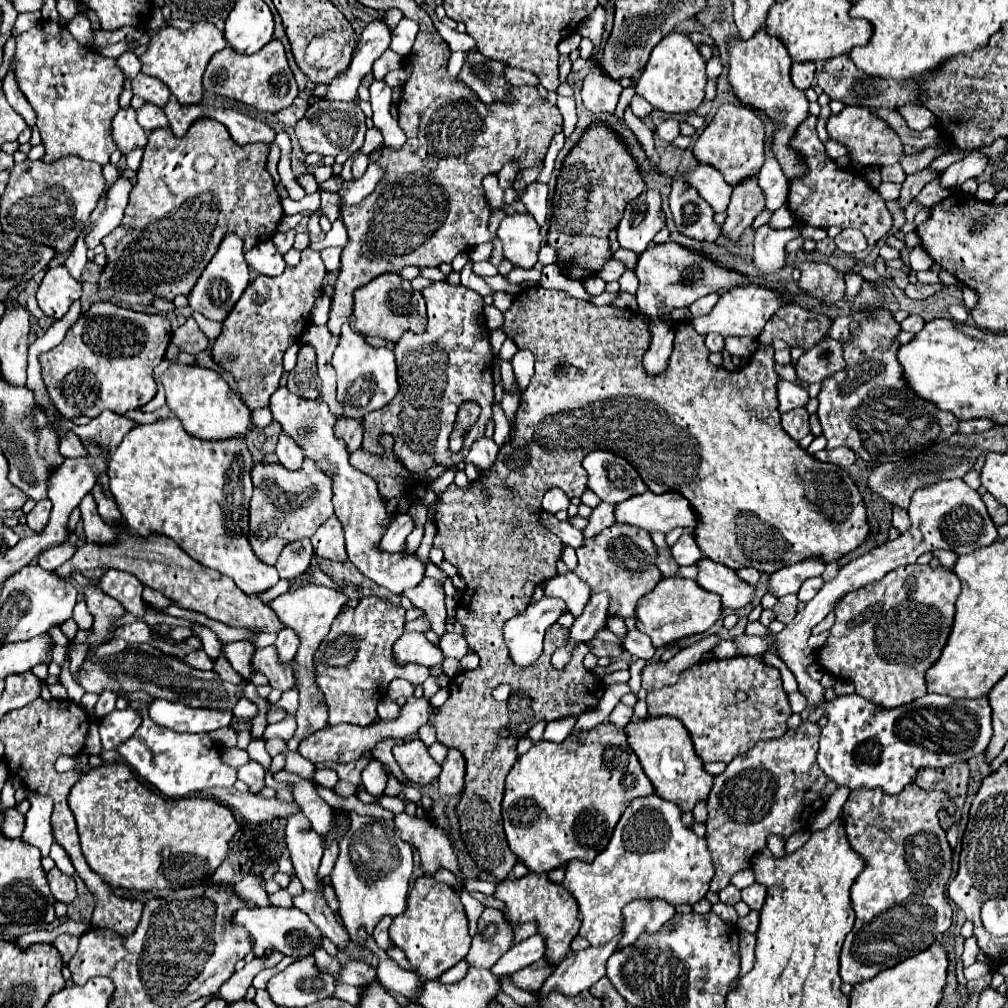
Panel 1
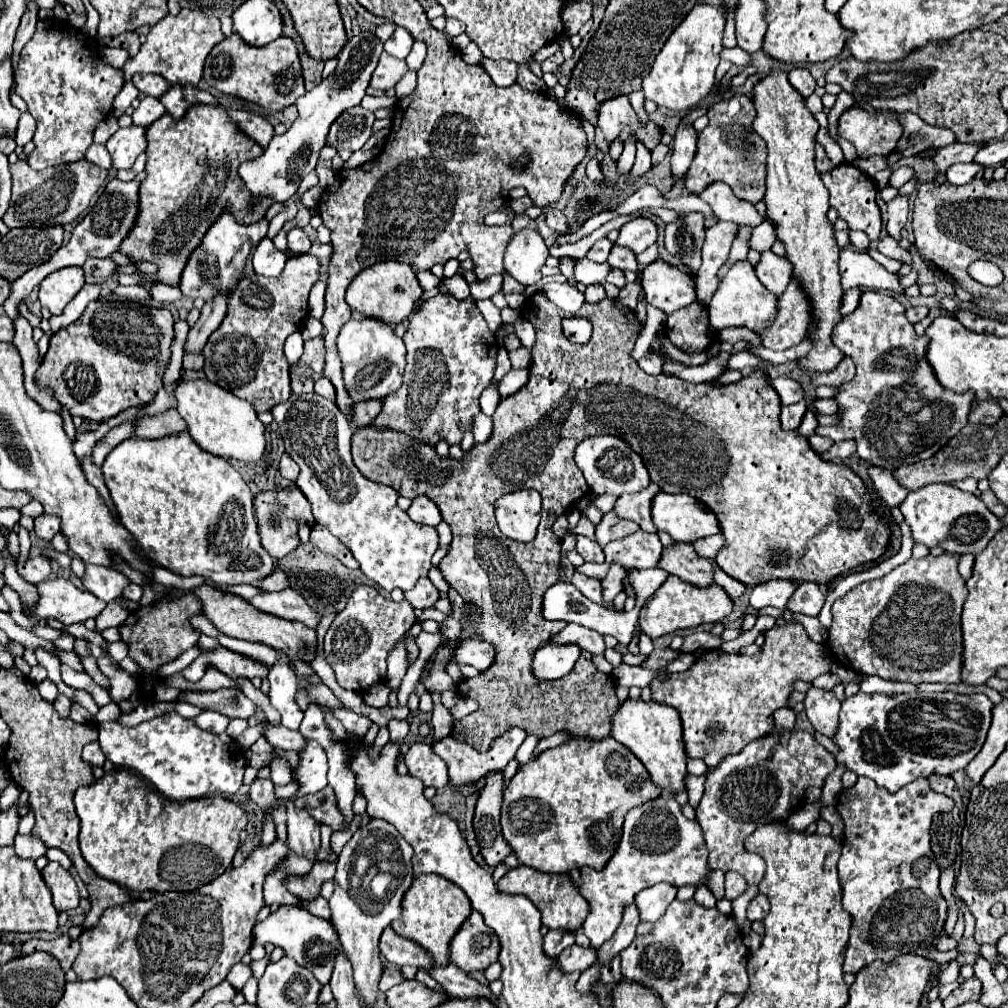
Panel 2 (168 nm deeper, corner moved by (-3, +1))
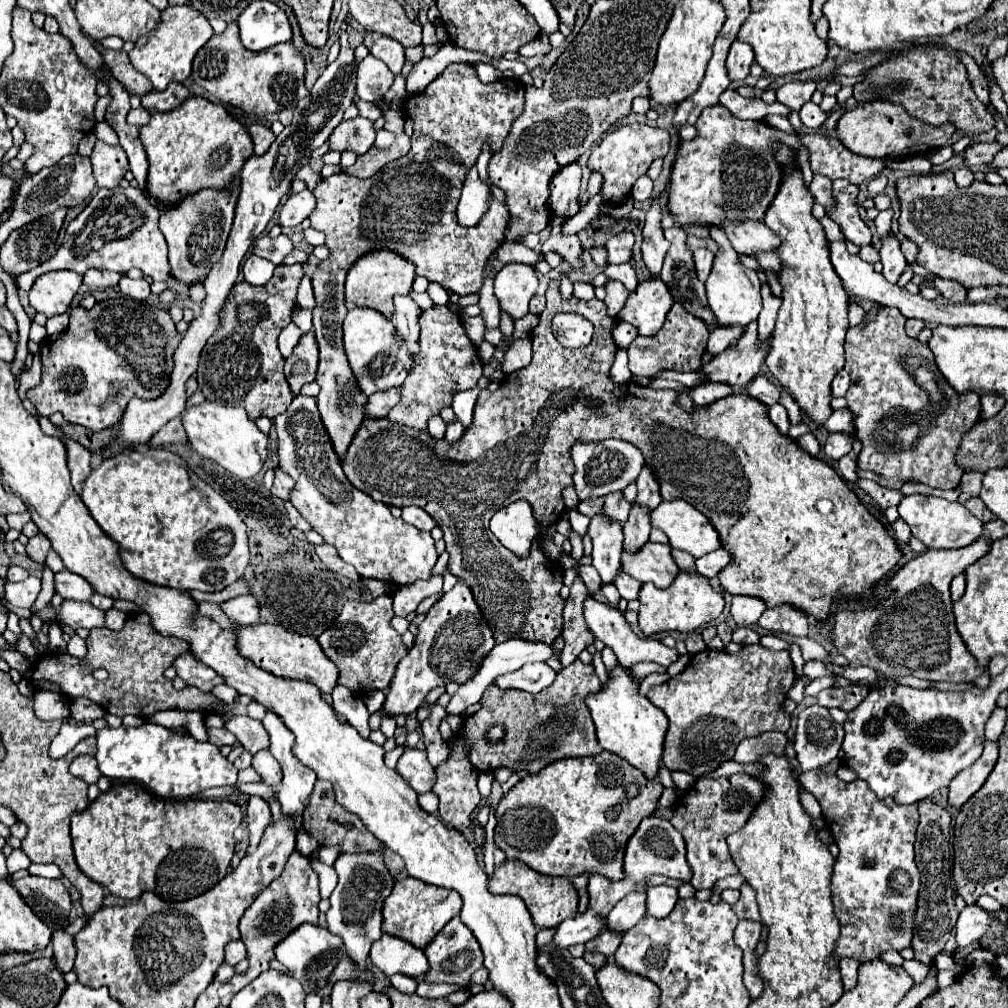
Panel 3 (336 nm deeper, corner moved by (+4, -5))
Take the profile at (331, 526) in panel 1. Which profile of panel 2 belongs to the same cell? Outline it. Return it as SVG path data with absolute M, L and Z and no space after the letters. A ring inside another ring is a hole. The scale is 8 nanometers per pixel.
M315 523L315 525L311 527L311 543L313 543L319 551L337 557L337 559L339 559L343 565L347 565L349 569L357 569L357 567L359 567L359 563L355 561L355 557L351 555L351 551L349 551L335 535L331 535L331 531L327 531L327 529L325 529L323 525L319 525L319 523Z

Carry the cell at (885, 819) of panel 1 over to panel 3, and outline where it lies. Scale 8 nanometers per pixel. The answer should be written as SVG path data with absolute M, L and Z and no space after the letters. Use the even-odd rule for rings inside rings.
M822 769L802 771L798 779L820 803L826 827L840 849L832 877L834 913L840 921L834 957L852 957L866 963L878 959L884 951L910 947L920 889L920 871L914 861L918 803L894 805L888 797L878 799L866 781L844 783Z

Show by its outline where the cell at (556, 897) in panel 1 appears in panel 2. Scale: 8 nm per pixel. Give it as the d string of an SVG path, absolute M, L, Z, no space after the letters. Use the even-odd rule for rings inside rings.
M519 865L515 869L511 869L499 883L497 889L501 893L519 893L525 895L527 899L533 901L533 905L541 911L543 915L543 925L549 929L559 929L559 931L577 931L579 927L583 927L583 921L589 915L587 909L587 901L583 899L583 895L579 893L579 889L573 885L573 881L569 879L569 875L547 875L547 873L539 873L527 865Z

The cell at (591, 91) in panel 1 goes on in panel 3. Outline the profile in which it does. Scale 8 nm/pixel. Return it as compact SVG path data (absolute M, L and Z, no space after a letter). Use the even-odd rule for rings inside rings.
M642 123L626 125L622 129L616 129L614 133L606 135L592 149L592 155L588 159L588 169L592 173L596 171L602 175L600 191L604 195L604 201L610 205L618 205L618 203L626 201L636 179L648 171L648 167L654 159L662 159L668 153L668 145L670 145L670 135L666 129L650 127L650 125L642 125Z

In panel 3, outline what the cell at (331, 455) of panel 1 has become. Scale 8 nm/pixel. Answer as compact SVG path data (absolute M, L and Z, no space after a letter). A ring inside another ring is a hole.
M304 395L294 397L286 413L276 417L274 423L278 431L280 469L296 481L290 497L292 505L326 543L338 549L346 563L356 567L360 577L398 585L432 577L432 567L438 559L434 539L430 533L420 531L402 519L394 519L384 503L376 503L354 485L348 485L342 463L328 441L324 423L320 421L316 399Z

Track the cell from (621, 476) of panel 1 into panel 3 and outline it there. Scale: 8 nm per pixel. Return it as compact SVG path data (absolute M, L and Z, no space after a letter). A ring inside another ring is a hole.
M606 439L600 443L576 443L572 447L572 459L576 465L574 487L580 501L592 499L592 497L604 497L612 491L626 489L630 483L636 481L644 465L644 457L640 449L620 439Z

